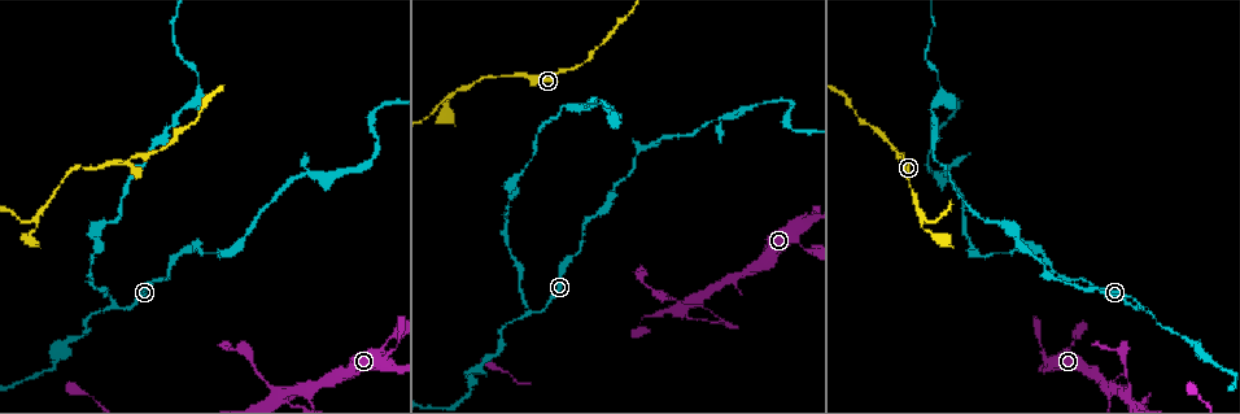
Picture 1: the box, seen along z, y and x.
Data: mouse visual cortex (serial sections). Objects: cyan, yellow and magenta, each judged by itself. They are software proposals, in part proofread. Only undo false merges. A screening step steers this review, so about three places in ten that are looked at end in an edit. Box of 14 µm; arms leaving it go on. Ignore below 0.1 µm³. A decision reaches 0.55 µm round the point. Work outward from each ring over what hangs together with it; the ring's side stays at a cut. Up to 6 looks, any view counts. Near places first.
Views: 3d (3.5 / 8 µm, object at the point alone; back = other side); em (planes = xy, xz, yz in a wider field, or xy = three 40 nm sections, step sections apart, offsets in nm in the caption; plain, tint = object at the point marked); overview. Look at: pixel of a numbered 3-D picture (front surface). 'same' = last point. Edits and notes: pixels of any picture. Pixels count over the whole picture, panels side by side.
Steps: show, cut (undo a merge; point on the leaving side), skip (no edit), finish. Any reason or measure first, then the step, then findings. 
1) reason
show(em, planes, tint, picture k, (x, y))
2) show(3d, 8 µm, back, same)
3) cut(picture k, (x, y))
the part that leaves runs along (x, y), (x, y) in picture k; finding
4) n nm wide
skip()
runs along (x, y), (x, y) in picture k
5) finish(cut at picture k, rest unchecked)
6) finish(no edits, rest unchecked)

branch point
show(3d, 8 µm, picture 1, (1139, 304))

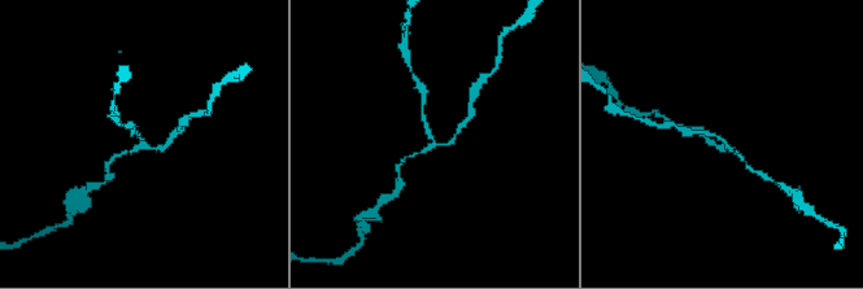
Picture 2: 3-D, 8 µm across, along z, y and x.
show(3d, 3.5 µm, picture 2, (726, 146))

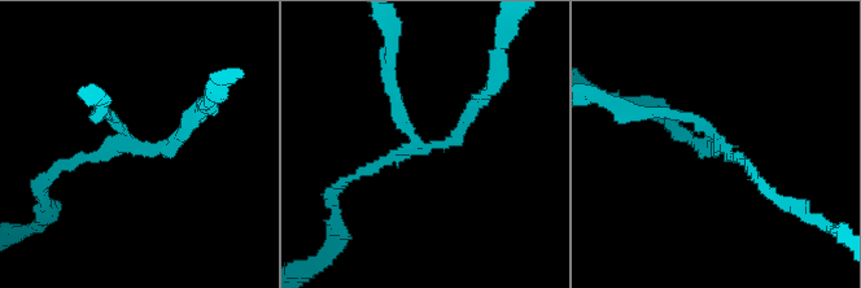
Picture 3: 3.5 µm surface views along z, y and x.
3 arms; arms of 150, 150, 200 nm
show(em, xy, step 5, tint, picture 3, (132, 143))

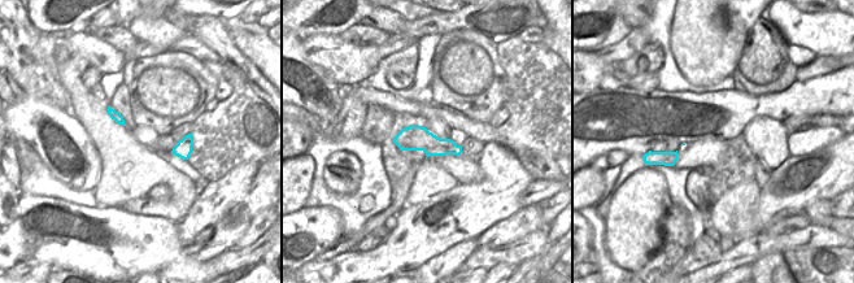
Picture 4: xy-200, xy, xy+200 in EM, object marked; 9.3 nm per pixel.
skip()
runs along (483, 97), (455, 135), (423, 148), (392, 84) in picture 3; all the same cell

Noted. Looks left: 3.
small branch off a trunk
show(3d, 3.5 µm, picture 1, (1124, 392))

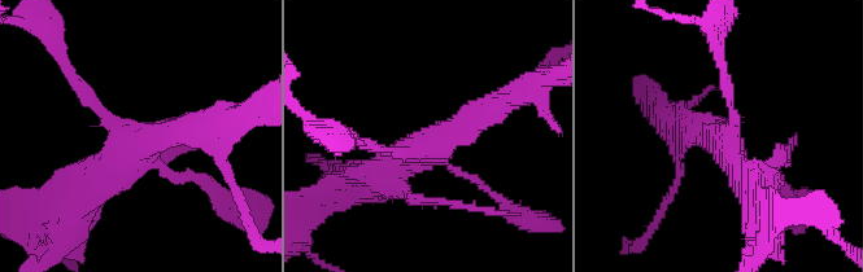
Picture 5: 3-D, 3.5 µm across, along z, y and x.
skip()
runs along (500, 102), (396, 165), (404, 188) in picture 5; one cell here

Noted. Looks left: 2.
sharp bend
show(3d, 3.5 µm, back, picture 1, (613, 109))

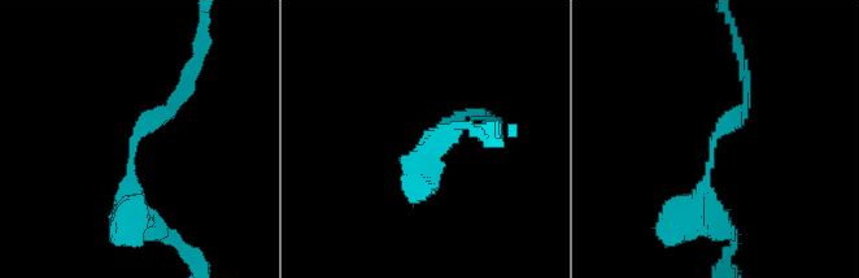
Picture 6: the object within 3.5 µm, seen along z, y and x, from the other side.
shape alone is not enough
show(em, xy, step 2, tint, picture 6, (711, 149))

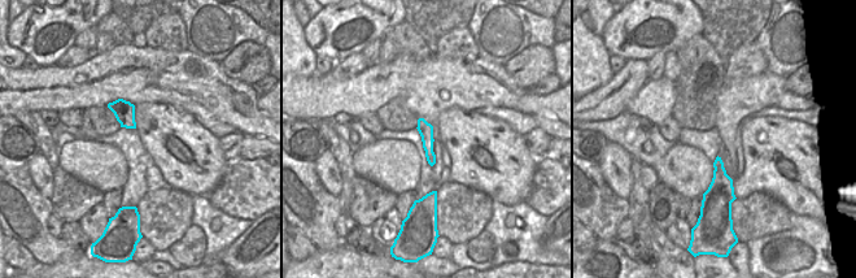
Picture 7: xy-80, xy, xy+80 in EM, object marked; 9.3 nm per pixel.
arms of 150, 300 nm
skip()
runs along (152, 229), (135, 209), (131, 146), (183, 94) in picture 6; continuous, no second cell

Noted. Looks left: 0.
finish(no edits, rest unchecked)

